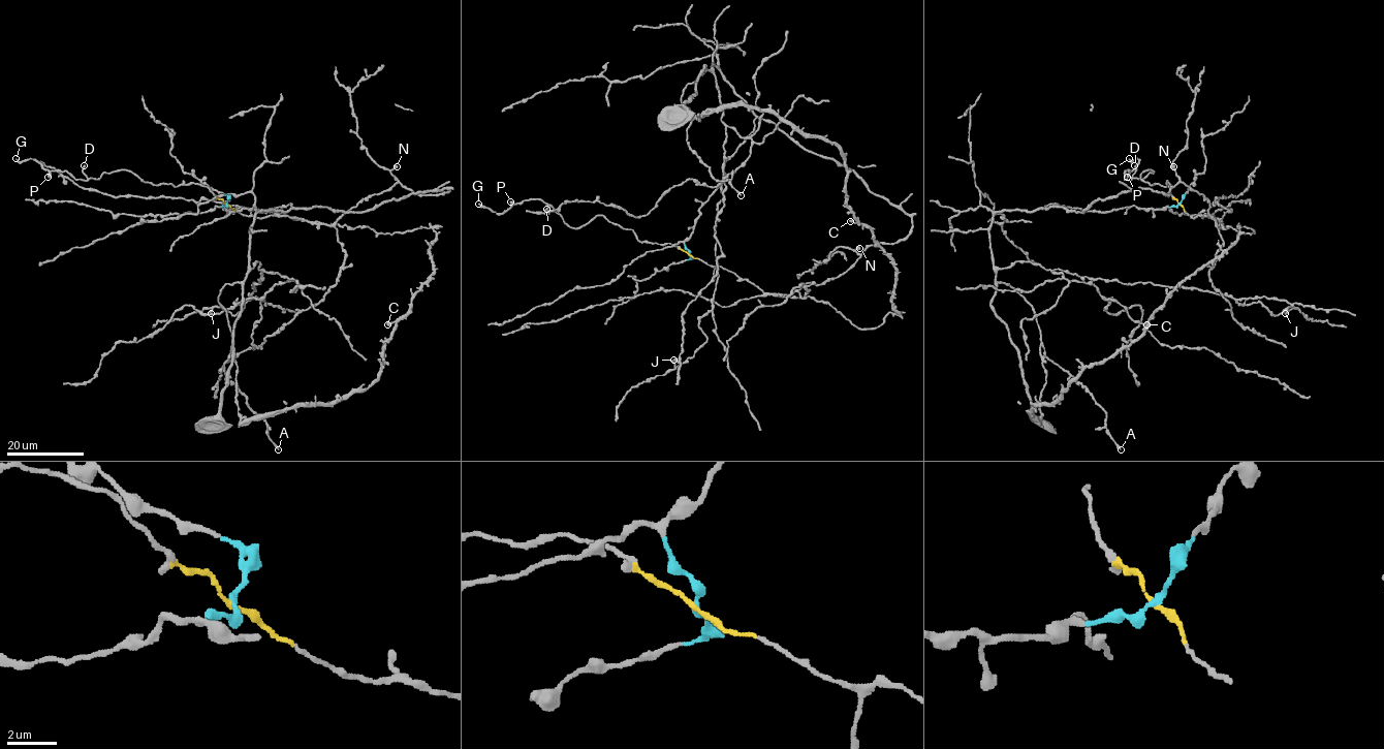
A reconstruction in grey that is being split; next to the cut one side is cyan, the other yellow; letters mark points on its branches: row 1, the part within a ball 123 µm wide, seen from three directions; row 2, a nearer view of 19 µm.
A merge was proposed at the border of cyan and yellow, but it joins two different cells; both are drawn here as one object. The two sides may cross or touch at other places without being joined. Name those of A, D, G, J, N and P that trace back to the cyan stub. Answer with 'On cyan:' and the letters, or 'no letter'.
On cyan: A, J, N

